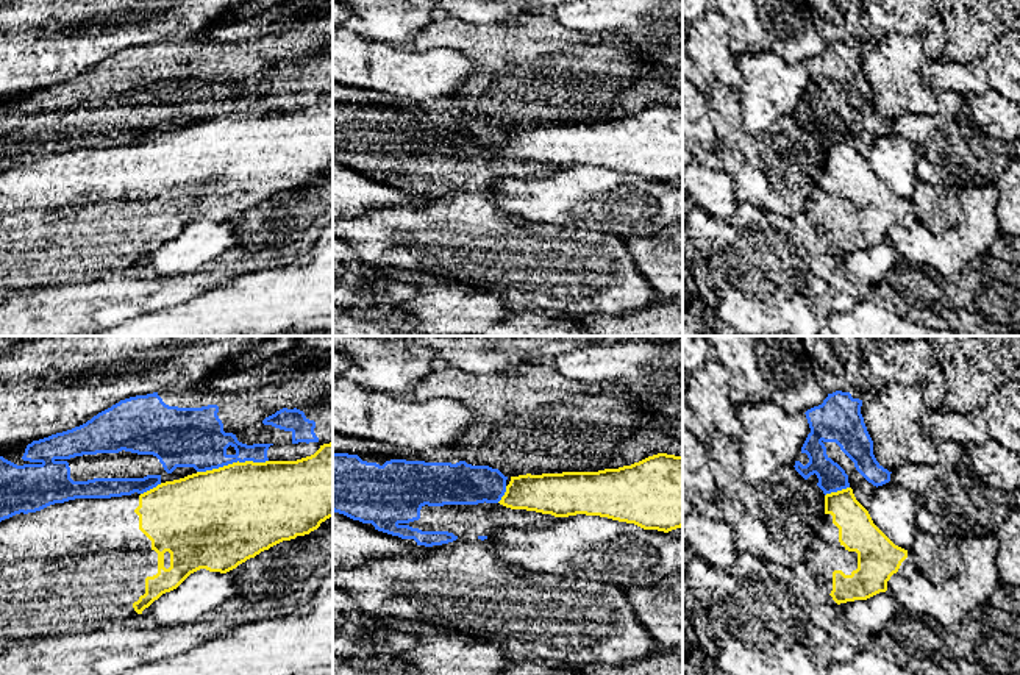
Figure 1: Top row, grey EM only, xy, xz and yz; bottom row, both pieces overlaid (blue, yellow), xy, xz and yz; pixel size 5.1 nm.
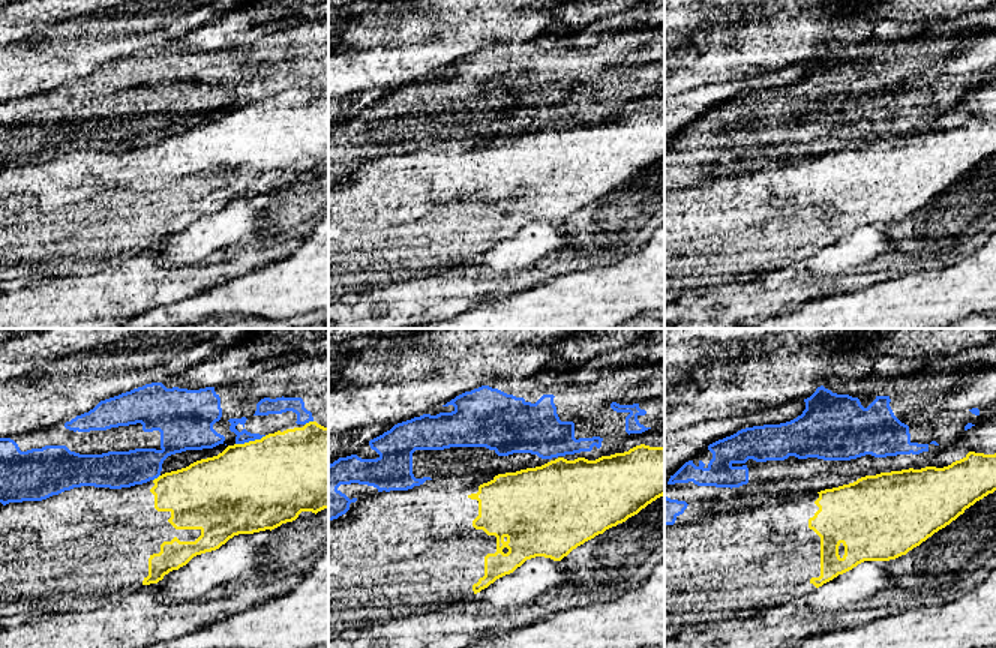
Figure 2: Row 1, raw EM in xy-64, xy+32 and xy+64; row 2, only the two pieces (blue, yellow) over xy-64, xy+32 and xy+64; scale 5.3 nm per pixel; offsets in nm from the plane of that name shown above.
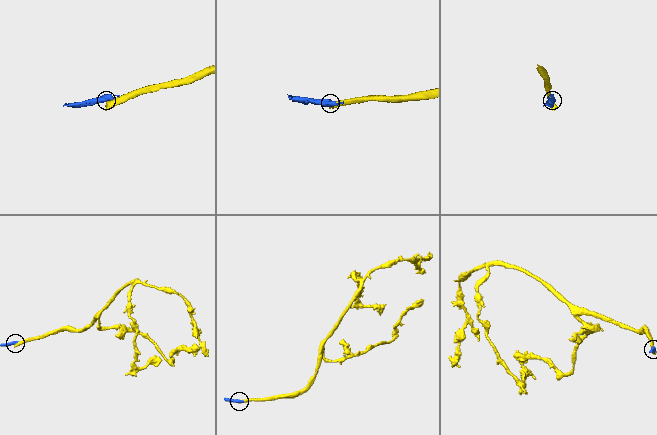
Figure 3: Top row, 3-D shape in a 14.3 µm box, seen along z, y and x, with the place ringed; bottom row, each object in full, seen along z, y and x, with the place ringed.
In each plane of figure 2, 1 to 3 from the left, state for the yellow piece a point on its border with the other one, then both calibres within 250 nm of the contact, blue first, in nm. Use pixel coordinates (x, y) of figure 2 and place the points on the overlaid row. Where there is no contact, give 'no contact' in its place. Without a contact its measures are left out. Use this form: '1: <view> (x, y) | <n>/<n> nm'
1: xy-64 (251, 440) | 70/480 nm
2: no contact
3: no contact

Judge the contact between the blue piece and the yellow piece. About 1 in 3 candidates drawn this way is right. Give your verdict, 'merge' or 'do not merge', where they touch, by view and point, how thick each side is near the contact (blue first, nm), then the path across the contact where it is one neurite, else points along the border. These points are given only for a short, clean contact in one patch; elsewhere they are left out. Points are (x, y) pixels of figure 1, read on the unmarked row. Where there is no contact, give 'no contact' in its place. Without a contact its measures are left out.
do not merge | xy (231, 113) | 300/480 nm

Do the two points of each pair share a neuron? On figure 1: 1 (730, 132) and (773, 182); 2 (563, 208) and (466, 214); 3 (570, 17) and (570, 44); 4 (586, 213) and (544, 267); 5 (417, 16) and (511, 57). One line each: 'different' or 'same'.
1: same
2: different
3: different
4: different
5: different

